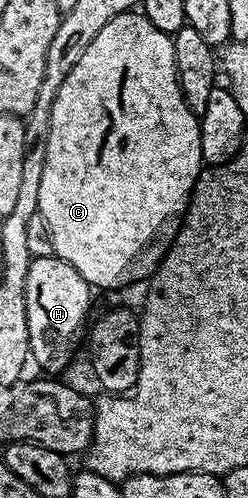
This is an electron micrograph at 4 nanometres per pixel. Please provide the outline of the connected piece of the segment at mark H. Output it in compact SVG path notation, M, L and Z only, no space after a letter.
M58 257L33 258L30 272L26 276L26 320L30 332L30 358L37 362L49 375L56 376L59 370L64 370L72 362L72 353L80 342L80 333L85 333L88 318L88 305L92 302L93 287L70 264L66 264Z

